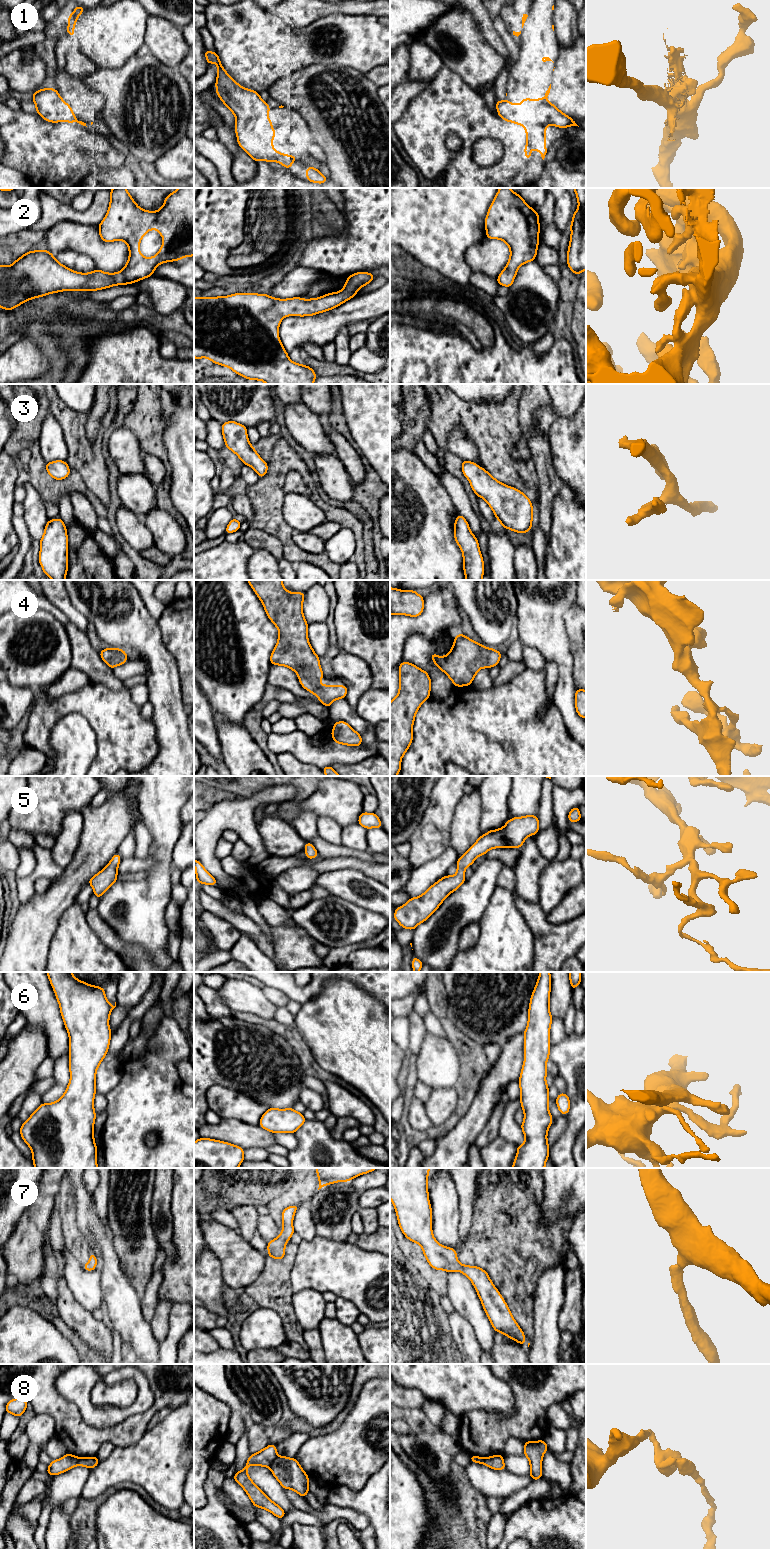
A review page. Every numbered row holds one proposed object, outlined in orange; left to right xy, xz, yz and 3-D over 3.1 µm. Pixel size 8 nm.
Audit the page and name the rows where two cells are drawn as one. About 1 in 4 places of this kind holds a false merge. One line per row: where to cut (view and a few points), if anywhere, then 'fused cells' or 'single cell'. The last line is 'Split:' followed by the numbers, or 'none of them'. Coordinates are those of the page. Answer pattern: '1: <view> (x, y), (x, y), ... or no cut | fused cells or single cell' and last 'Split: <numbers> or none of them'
1: no cut | single cell
2: no cut | single cell
3: no cut | single cell
4: no cut | single cell
5: no cut | single cell
6: no cut | single cell
7: no cut | single cell
8: xz (277, 1456), (269, 1466) | fused cells
Split: 8

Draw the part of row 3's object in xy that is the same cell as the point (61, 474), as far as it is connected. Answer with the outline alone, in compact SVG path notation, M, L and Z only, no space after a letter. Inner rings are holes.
M56 460L45 463L47 473L55 480L62 480L70 475L70 468L66 461Z

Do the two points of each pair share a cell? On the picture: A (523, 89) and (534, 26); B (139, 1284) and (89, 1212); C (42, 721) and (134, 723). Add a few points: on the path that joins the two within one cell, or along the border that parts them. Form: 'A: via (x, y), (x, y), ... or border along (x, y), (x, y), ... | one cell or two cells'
A: via (528, 73), (528, 59), (534, 42) | one cell
B: border along (108, 1225), (113, 1248), (120, 1263) | two cells
C: via (65, 706), (101, 706), (111, 714) | one cell

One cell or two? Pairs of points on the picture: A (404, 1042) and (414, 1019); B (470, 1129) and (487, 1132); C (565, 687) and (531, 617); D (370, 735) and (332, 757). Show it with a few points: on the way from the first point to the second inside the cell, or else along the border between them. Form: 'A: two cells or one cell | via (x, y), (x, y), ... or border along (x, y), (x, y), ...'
A: two cells | border along (407, 1017), (409, 1022), (409, 1050)
B: two cells | border along (493, 1111), (485, 1127), (474, 1142)
C: one cell | via (565, 670), (563, 658), (547, 634)
D: two cells | border along (376, 740), (369, 746), (361, 745)

